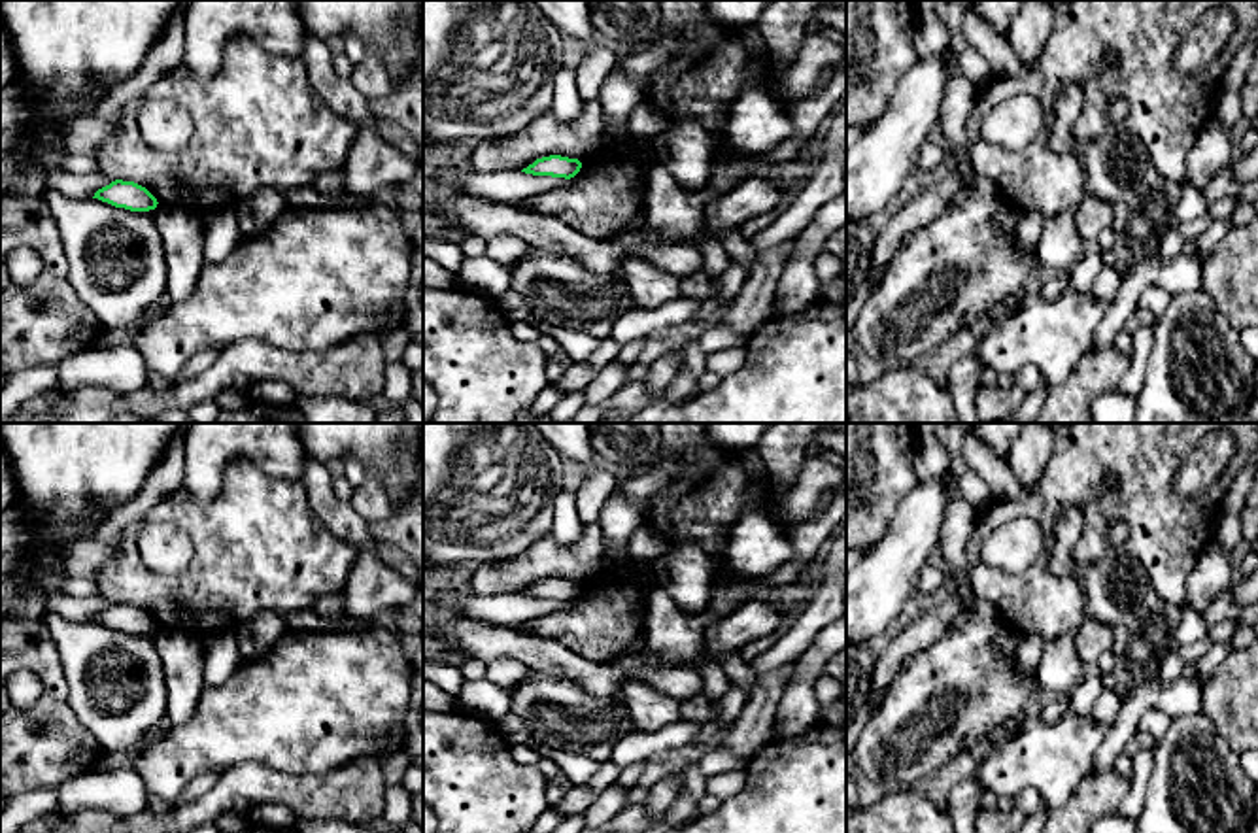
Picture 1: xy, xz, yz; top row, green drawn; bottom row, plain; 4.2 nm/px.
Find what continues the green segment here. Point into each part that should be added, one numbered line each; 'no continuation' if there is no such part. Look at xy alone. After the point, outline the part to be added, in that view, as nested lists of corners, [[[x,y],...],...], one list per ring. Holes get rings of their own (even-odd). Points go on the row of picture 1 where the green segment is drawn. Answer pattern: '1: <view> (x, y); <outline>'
no continuation

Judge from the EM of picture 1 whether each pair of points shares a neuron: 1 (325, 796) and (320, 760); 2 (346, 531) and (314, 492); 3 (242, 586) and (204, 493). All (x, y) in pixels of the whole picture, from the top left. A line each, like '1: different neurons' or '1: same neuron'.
1: different neurons
2: same neuron
3: different neurons

